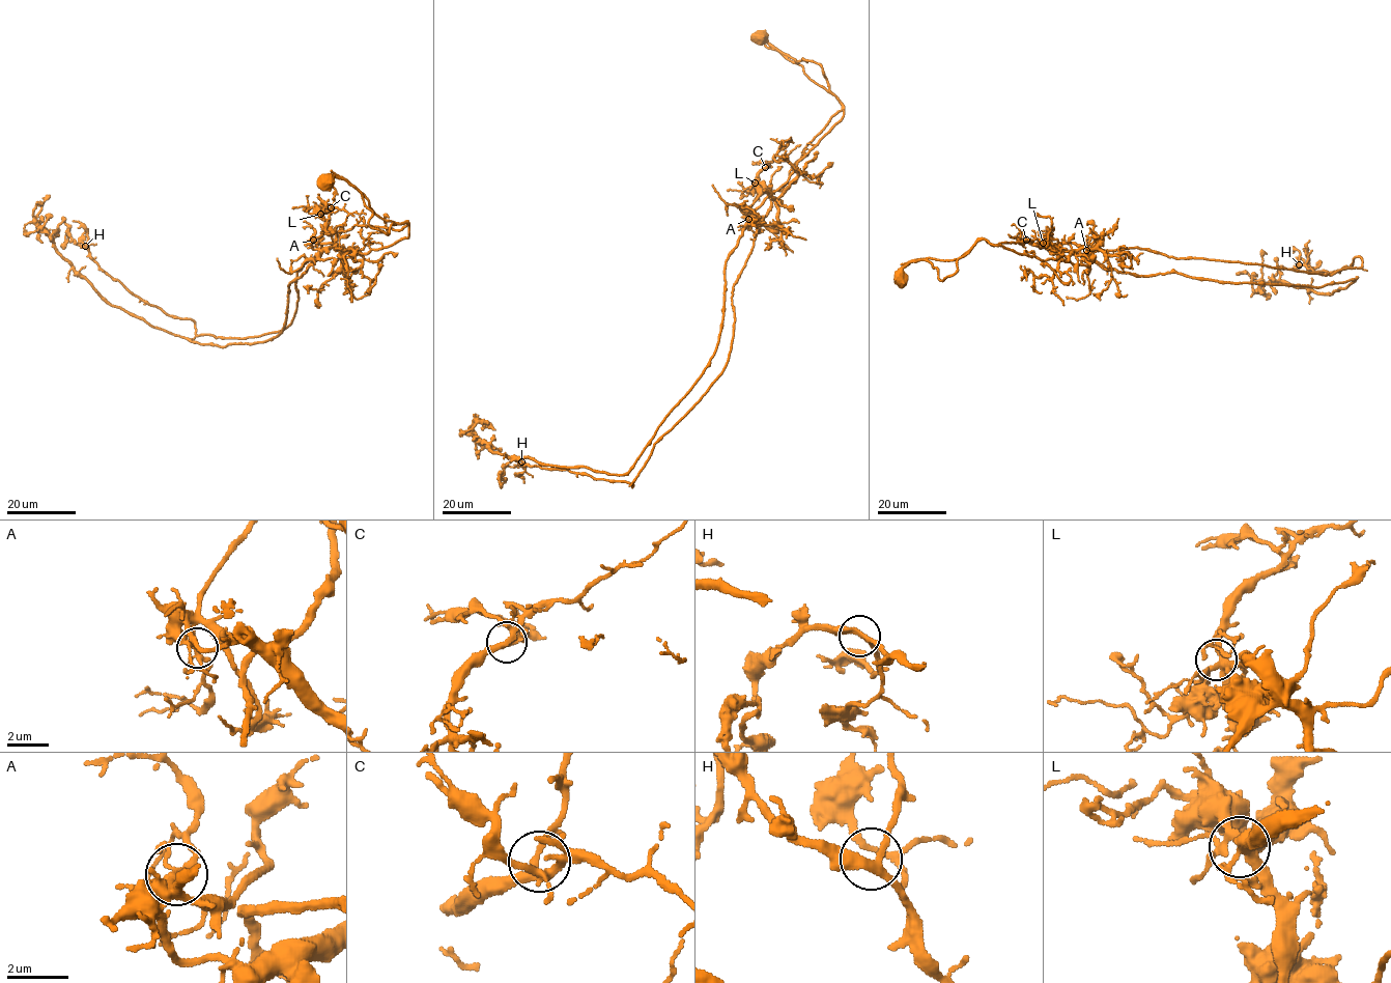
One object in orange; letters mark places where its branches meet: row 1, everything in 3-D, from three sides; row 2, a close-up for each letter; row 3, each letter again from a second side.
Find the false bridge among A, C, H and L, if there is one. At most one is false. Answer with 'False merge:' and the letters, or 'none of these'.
False merge: A

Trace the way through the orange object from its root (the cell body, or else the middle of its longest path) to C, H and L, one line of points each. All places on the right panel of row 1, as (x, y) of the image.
C: (899, 279), (897, 273), (913, 260), (958, 258), (981, 239), (994, 246), (1049, 237), (1058, 245), (1026, 240)
H: (899, 279), (913, 260), (958, 258), (981, 239), (1325, 275), (1361, 258), (1332, 273), (1299, 264)
L: (899, 279), (897, 273), (913, 260), (958, 258), (981, 239), (994, 246), (1049, 237), (1058, 245), (1043, 243)

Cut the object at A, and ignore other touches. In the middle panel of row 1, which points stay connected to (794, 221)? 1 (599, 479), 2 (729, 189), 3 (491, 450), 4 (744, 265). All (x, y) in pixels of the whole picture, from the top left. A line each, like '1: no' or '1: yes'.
1: no
2: no
3: yes
4: no

